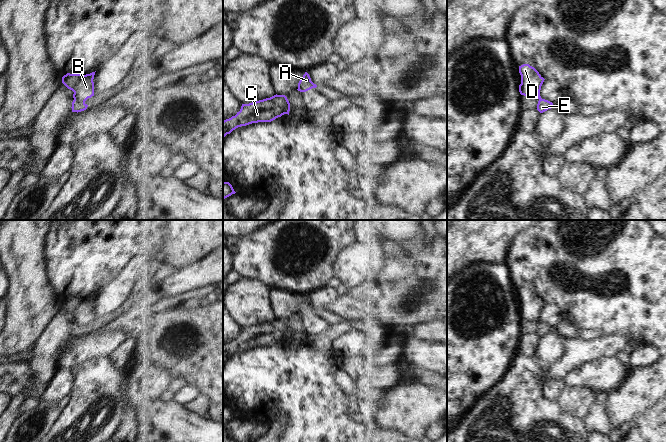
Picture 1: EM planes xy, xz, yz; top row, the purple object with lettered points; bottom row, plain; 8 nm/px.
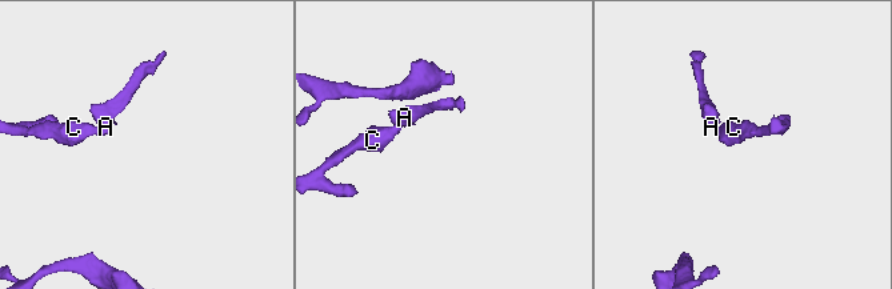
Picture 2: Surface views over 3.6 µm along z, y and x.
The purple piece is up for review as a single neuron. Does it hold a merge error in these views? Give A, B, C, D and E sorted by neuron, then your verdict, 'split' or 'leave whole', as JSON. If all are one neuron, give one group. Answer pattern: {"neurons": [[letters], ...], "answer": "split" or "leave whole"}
{"neurons": [["A", "B", "D"], ["C", "E"]], "answer": "split"}

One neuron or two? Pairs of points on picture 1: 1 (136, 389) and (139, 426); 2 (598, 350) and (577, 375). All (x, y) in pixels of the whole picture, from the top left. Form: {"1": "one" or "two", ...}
{"1": "two", "2": "two"}

